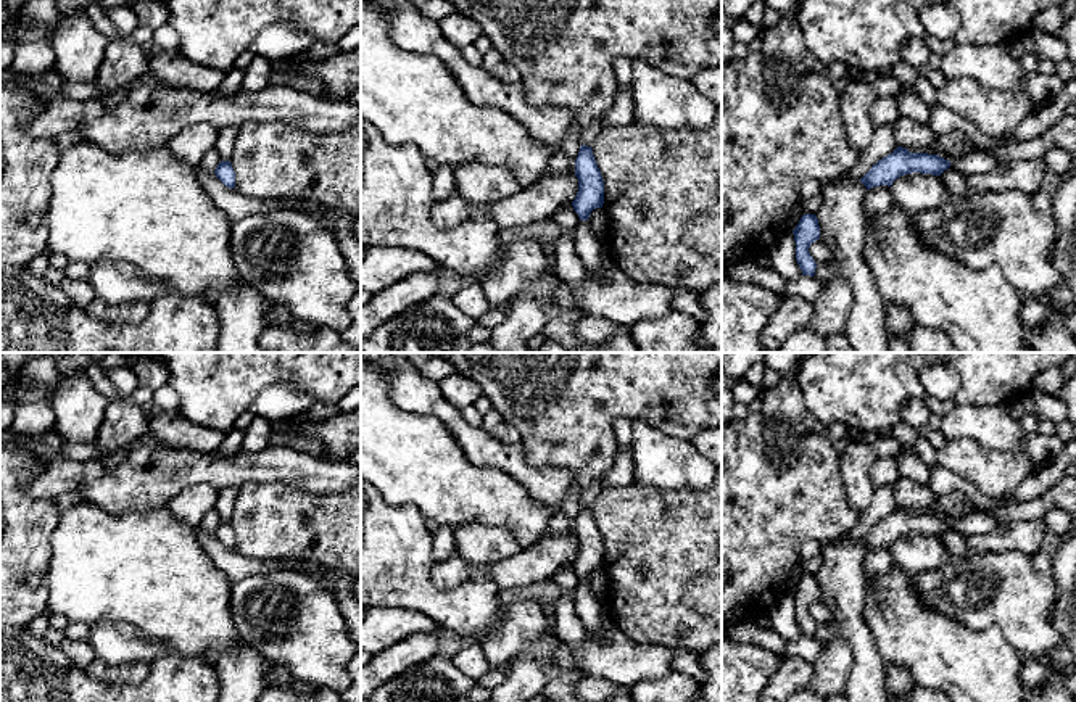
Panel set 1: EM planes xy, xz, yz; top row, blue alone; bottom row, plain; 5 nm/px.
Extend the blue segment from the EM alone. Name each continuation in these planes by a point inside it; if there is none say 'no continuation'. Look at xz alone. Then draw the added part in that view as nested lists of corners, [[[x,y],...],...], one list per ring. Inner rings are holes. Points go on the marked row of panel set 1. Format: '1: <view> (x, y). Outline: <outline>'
1: xz (587, 243). Outline: [[[581,221],[575,230],[575,250],[588,272],[601,279],[604,275],[601,243],[588,221]]]

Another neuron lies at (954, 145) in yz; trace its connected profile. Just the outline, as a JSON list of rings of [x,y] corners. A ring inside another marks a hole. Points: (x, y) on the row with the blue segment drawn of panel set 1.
[[[952,132],[946,135],[937,135],[936,145],[933,148],[907,148],[910,153],[928,153],[934,155],[934,151],[944,153],[950,161],[965,156],[966,153],[973,151],[976,147],[970,143],[970,140],[960,134]]]

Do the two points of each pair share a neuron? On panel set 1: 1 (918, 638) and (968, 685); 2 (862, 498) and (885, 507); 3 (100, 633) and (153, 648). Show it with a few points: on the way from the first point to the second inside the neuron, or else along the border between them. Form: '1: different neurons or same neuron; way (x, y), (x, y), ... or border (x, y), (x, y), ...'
1: same neuron; way (931, 646), (960, 672)
2: different neurons; border (875, 488), (872, 503), (860, 514)
3: same neuron; way (113, 643), (140, 648)

